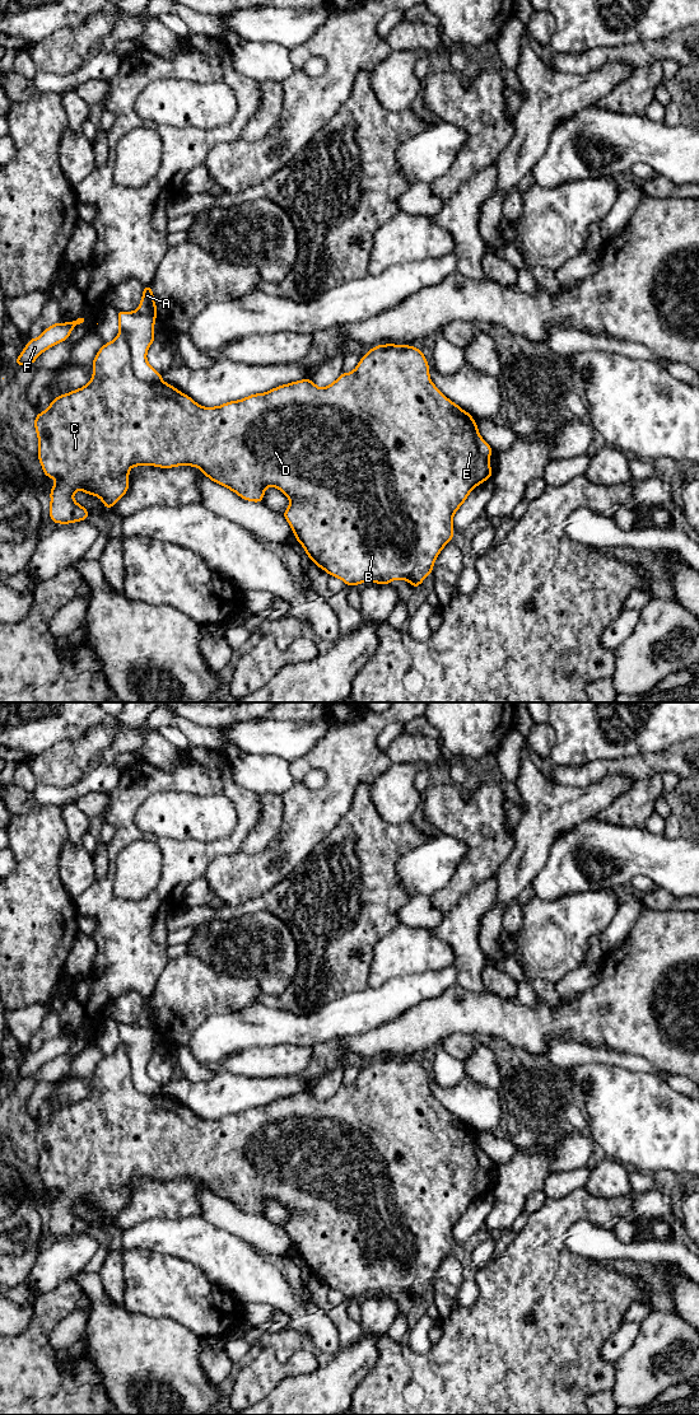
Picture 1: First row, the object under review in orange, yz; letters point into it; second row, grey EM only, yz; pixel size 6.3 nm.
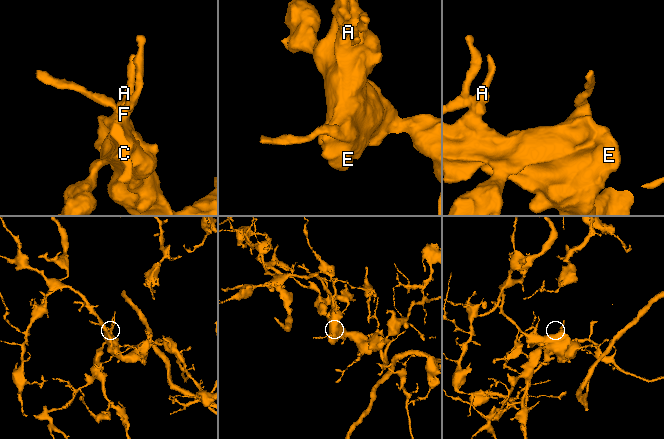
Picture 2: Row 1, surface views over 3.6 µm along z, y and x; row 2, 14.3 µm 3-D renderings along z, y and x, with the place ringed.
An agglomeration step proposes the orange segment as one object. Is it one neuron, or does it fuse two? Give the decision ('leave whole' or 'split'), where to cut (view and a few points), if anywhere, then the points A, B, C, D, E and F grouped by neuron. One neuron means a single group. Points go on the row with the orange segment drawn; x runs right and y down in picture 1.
split; cut yz (120, 328), (131, 345), (131, 370), (143, 381), (161, 382); groups A B C D E / F

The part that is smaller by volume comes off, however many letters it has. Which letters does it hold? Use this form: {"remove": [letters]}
{"remove": ["F"]}

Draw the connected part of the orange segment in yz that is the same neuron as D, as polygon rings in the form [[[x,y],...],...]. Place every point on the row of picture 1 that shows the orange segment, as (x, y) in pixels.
[[[120,330],[116,338],[104,344],[95,355],[92,363],[93,377],[90,382],[76,391],[57,396],[46,411],[36,415],[34,428],[39,442],[37,456],[45,476],[56,480],[50,491],[50,518],[53,523],[80,522],[90,515],[84,506],[73,499],[76,490],[98,496],[103,501],[104,508],[111,509],[127,492],[129,471],[134,466],[155,466],[162,468],[194,466],[200,468],[208,478],[234,491],[248,501],[261,503],[267,486],[278,487],[290,500],[290,505],[281,515],[290,524],[295,540],[303,546],[313,564],[323,569],[328,575],[340,578],[345,585],[353,587],[364,582],[390,584],[395,579],[404,579],[414,588],[418,588],[433,571],[435,559],[455,534],[452,524],[455,513],[475,486],[491,478],[489,458],[493,448],[480,436],[477,424],[472,416],[448,400],[433,384],[429,377],[429,364],[423,351],[410,345],[387,344],[372,347],[369,352],[362,356],[358,366],[351,373],[342,373],[325,388],[318,388],[308,378],[279,386],[265,393],[251,394],[239,401],[229,401],[216,407],[202,407],[166,382],[148,383],[140,380],[131,368],[131,347],[132,345],[129,342],[126,333]]]

